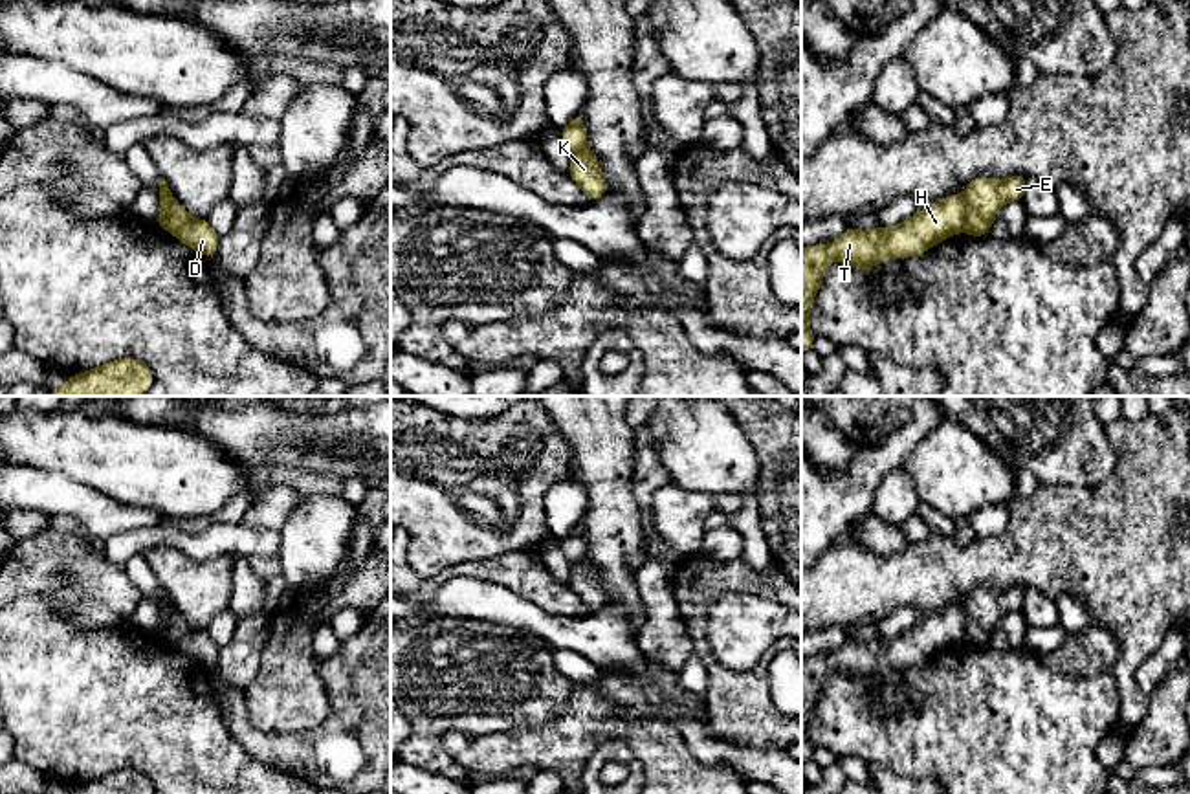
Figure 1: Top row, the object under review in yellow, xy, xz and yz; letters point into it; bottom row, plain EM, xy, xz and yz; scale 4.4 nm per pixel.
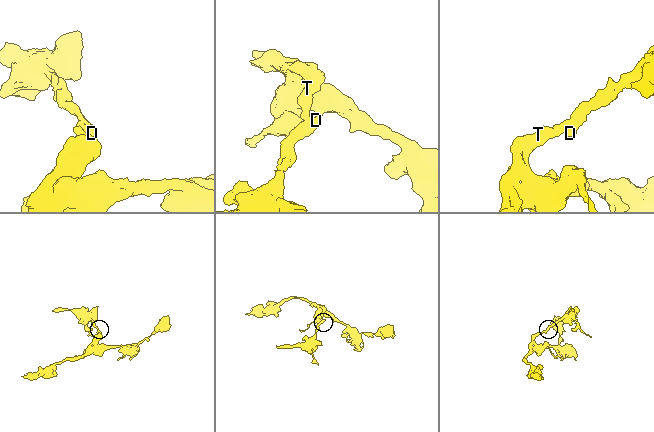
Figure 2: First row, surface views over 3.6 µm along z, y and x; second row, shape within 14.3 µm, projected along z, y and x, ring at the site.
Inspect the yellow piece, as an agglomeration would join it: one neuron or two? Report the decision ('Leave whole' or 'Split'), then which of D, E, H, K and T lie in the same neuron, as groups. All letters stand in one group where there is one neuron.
Split. Groups: D E K / H T

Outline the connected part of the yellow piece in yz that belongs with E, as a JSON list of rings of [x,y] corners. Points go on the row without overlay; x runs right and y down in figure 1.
[[[1012,585],[1007,590],[992,590],[986,587],[974,589],[963,603],[966,618],[963,642],[972,647],[988,645],[999,618],[1023,609],[1023,585]]]

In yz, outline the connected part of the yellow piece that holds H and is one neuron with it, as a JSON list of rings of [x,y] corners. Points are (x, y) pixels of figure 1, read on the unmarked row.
[[[950,605],[926,616],[895,638],[875,636],[869,642],[847,638],[834,653],[801,658],[801,765],[814,757],[809,722],[831,671],[869,682],[875,675],[920,666],[941,651],[963,642],[963,605]]]

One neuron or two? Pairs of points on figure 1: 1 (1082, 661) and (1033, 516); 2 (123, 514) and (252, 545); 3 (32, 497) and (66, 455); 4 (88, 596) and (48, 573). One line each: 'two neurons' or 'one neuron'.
1: two neurons
2: two neurons
3: two neurons
4: one neuron

